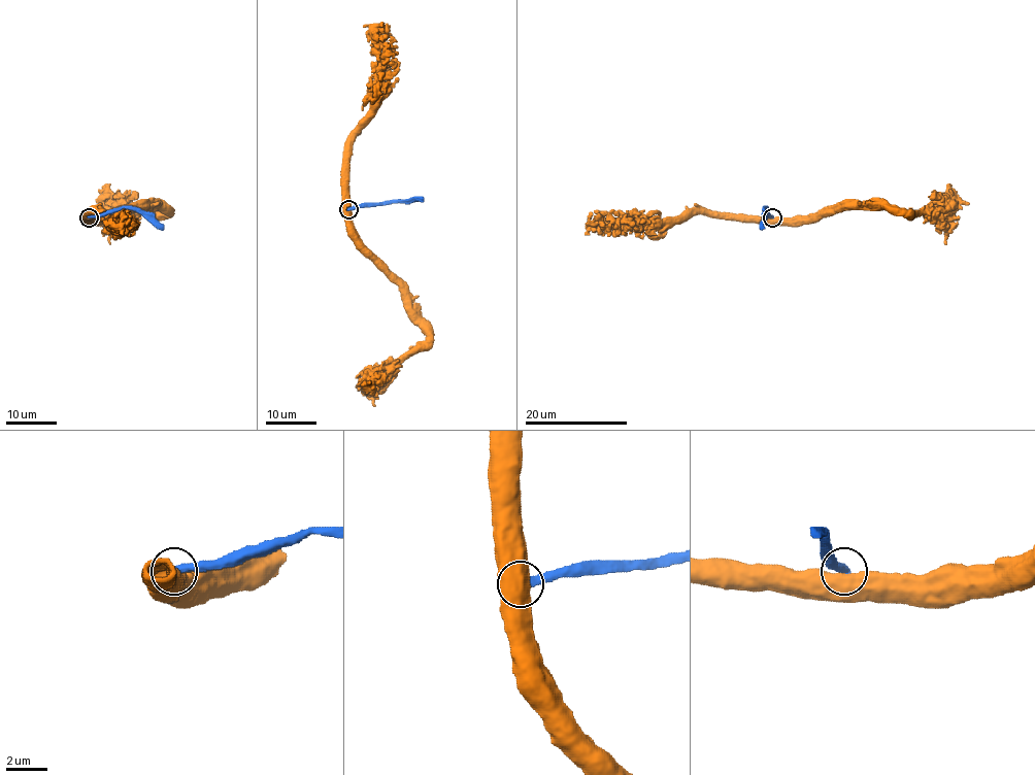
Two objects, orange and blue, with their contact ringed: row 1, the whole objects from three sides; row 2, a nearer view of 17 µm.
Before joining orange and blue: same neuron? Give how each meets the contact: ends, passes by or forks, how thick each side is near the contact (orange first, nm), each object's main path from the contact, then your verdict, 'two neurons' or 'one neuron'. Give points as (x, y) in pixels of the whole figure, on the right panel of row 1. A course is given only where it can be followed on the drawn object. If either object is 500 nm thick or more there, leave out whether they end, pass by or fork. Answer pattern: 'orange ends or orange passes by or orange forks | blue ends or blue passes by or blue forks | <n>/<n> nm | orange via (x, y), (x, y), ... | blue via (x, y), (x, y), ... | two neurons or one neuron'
800/440 nm | orange via (772, 217), (821, 218), (849, 208), (870, 208), (875, 205) | blue via (772, 217), (766, 207), (761, 229) | two neurons

